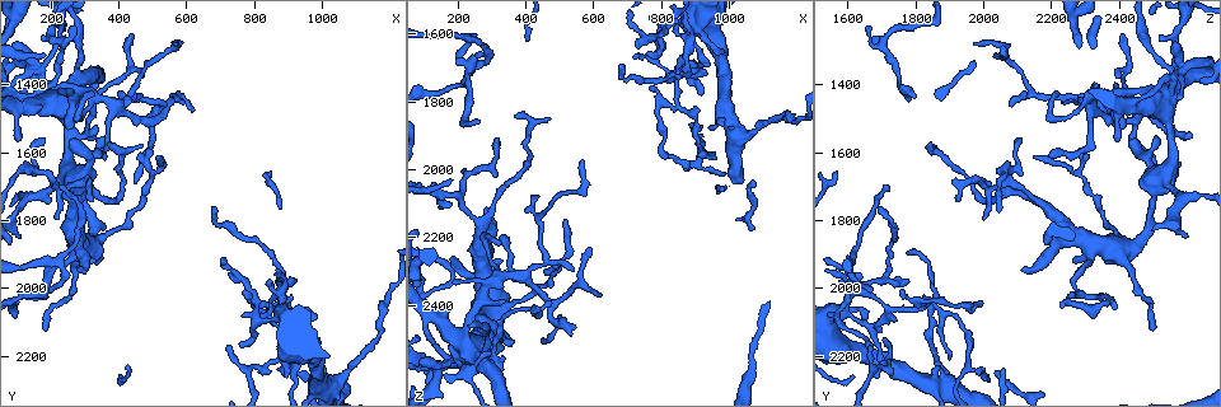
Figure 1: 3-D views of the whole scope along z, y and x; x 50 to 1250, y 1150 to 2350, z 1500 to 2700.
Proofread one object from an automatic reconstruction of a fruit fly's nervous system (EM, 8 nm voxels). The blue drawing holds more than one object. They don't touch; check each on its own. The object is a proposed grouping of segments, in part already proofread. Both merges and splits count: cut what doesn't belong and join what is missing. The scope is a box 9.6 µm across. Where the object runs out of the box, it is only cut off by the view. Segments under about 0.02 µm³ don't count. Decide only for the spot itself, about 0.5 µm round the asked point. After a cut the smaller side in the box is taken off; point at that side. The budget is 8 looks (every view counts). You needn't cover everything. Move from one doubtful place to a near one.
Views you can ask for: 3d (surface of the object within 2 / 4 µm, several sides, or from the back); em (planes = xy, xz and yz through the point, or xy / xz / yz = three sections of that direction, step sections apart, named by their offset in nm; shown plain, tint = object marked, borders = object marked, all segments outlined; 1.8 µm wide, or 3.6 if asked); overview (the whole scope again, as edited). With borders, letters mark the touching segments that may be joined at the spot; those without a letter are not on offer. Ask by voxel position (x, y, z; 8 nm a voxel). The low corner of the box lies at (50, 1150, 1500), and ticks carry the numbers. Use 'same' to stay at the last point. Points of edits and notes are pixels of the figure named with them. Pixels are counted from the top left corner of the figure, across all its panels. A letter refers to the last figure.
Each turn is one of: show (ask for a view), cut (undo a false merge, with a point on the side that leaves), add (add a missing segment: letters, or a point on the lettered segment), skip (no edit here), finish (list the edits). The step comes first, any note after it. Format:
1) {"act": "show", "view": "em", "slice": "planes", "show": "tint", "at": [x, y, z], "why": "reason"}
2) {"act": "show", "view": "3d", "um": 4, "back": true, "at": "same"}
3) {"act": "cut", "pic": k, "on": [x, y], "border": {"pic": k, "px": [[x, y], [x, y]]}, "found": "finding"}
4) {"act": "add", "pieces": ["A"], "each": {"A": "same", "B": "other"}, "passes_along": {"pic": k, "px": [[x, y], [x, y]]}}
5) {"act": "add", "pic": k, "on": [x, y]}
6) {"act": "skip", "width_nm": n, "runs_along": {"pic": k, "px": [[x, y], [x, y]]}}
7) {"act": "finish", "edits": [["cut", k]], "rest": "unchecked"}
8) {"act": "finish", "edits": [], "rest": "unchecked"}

{"act": "show", "view": "3d", "um": 4, "at": [230, 1420, 2540]}

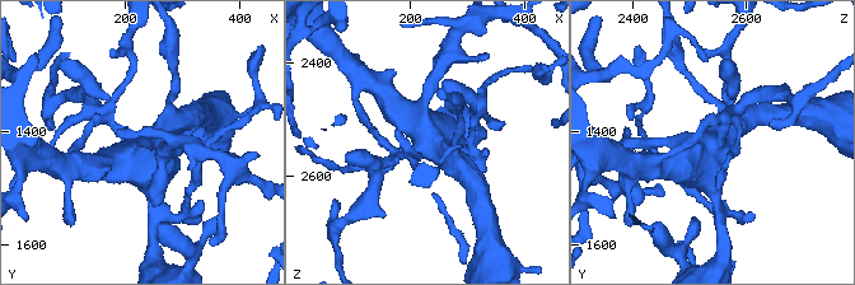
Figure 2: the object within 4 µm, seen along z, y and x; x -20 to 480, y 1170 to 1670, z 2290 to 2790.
{"act": "show", "view": "em", "um": 3.6, "slice": "planes", "show": "borders", "at": [225, 1420, 2540], "why": "now the EM"}

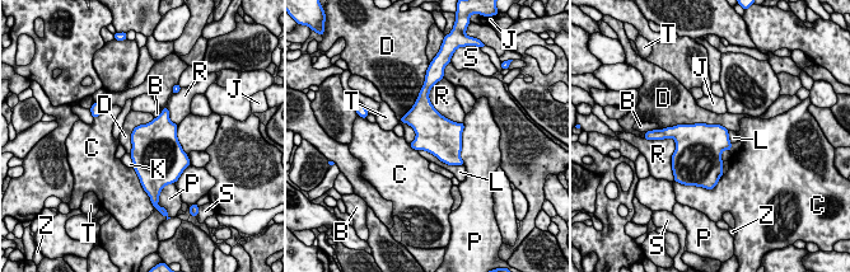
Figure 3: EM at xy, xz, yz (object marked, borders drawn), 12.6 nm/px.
{"act": "skip", "longest_contact_nm": ["D", 750], "each": {"B": "other", "C": "other", "D": "other", "J": "other", "K": "other", "L": "other", "P": "other", "R": "other", "S": "other", "T": "other", "Z": "other"}, "border": {"pic": 3, "px": [[669, 126], [708, 123], [729, 130]]}, "found": "all the same neuron"}

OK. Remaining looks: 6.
{"act": "show", "view": "em", "slice": "xy", "step": 16, "show": "borders", "at": [250, 1920, 2310], "why": "two arms in line, one across"}

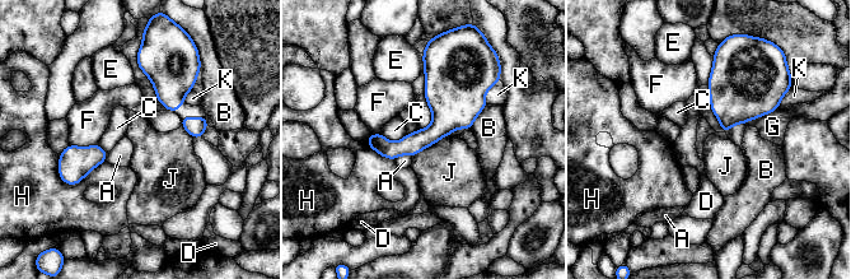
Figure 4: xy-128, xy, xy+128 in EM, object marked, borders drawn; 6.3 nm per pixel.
{"act": "show", "view": "em", "slice": "yz", "step": 4, "show": "borders", "at": "same", "why": "cut it another way"}

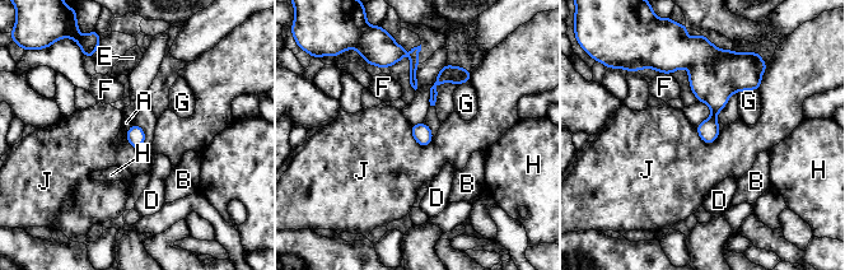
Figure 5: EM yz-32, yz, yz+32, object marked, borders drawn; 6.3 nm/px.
{"act": "skip", "longest_contact_nm": ["J", 170], "each": {"A": "other", "B": "other", "D": "other", "E": "other", "F": "other", "G": "other", "H": "other", "J": "other"}, "found": "continuous, no second neuron"}

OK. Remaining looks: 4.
{"act": "show", "view": "em", "slice": "planes", "show": "borders", "at": [900, 2210, 1700], "why": "sharp bend"}

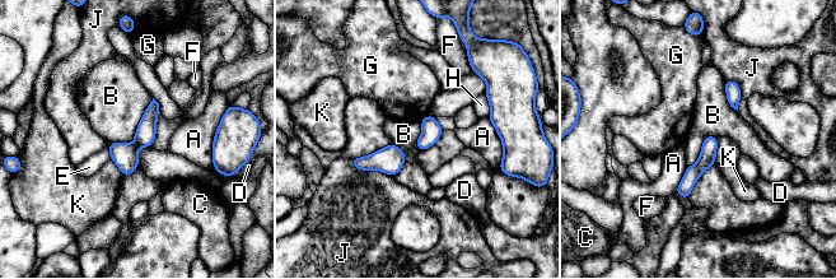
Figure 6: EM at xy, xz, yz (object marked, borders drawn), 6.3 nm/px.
{"act": "skip", "longest_contact_nm": ["B", 420], "each": {"A": "other", "B": "other", "C": "other", "D": "other", "E": "other", "F": "other", "G": "other", "H": "other", "J": "other", "K": "other"}, "runs_along": {"pic": 6, "px": [[154, 105], [125, 171]]}, "found": "one neuron here"}

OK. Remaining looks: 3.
{"act": "show", "view": "em", "slice": "xz", "step": 4, "show": "borders", "at": [880, 2000, 1630], "why": "three-way junction"}

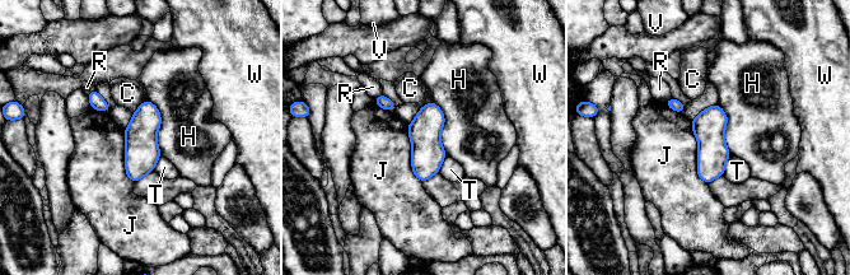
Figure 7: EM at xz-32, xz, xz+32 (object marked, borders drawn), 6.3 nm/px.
{"act": "skip", "each": {"C": "other", "H": "other", "J": "other", "R": "other", "T": "other", "V": "other", "W": "other"}, "border": {"pic": 7, "px": [[690, 121], [697, 176], [706, 183]]}, "found": "all the same neuron"}

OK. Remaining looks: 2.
{"act": "finish", "edits": [], "rest": "unchecked"}

